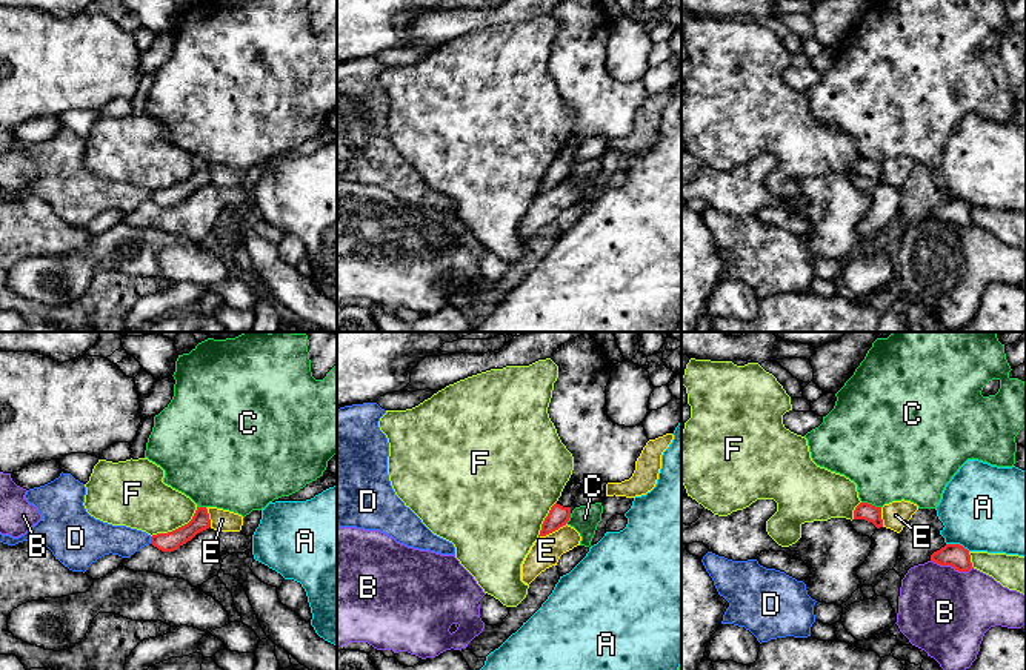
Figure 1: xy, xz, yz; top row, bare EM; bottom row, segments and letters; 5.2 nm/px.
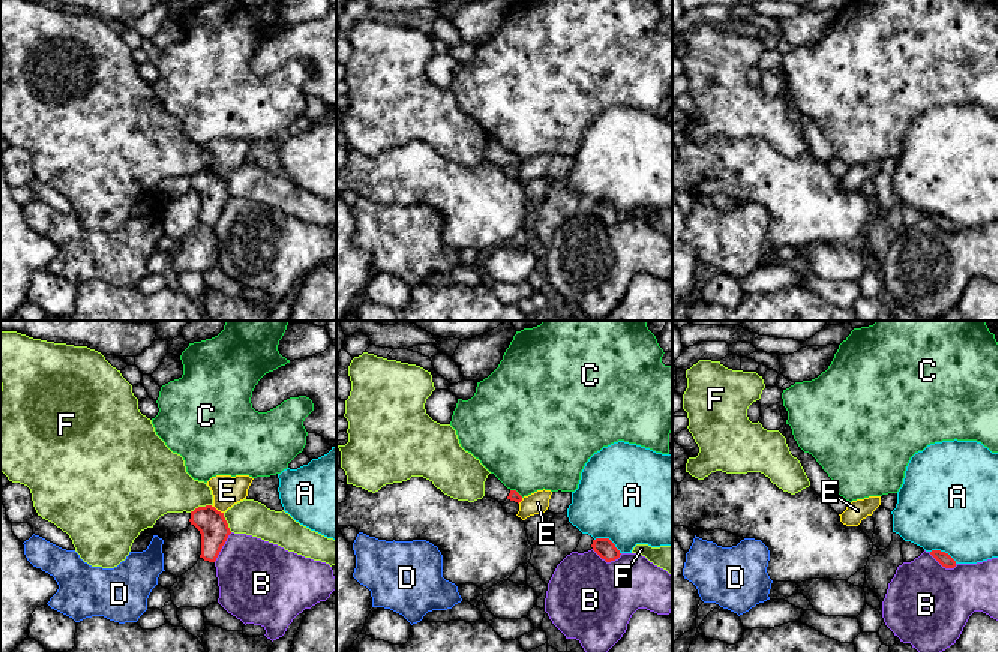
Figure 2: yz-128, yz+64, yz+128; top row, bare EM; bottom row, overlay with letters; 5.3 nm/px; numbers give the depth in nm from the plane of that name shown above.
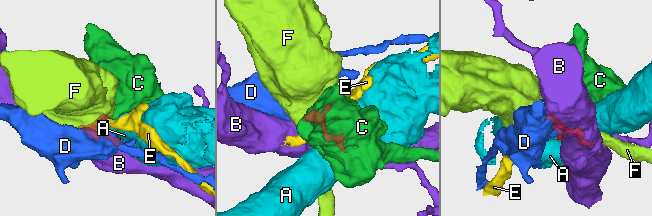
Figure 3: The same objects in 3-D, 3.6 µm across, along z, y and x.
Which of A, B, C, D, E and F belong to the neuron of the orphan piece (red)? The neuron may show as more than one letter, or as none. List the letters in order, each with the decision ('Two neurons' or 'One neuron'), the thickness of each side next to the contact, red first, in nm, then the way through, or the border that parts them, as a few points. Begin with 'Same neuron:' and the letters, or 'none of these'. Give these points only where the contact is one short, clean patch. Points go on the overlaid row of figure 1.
Same neuron: none of these
A: Two neurons. Thickness 120 nm (red) against 460 nm
B: Two neurons. Thickness 120 nm (red) against 460 nm
C: Two neurons. Thickness 90 nm (red) against 420 nm. Boundary: yz (862, 501), (880, 507)
D: Two neurons. Thickness 100 nm (red) against 170 nm. Boundary: xy (149, 537), (151, 543)
E: Two neurons. Thickness 110 nm (red) against 160 nm. Boundary: xz (566, 524), (539, 538)
F: Two neurons. Thickness 100 nm (red) against 320 nm

